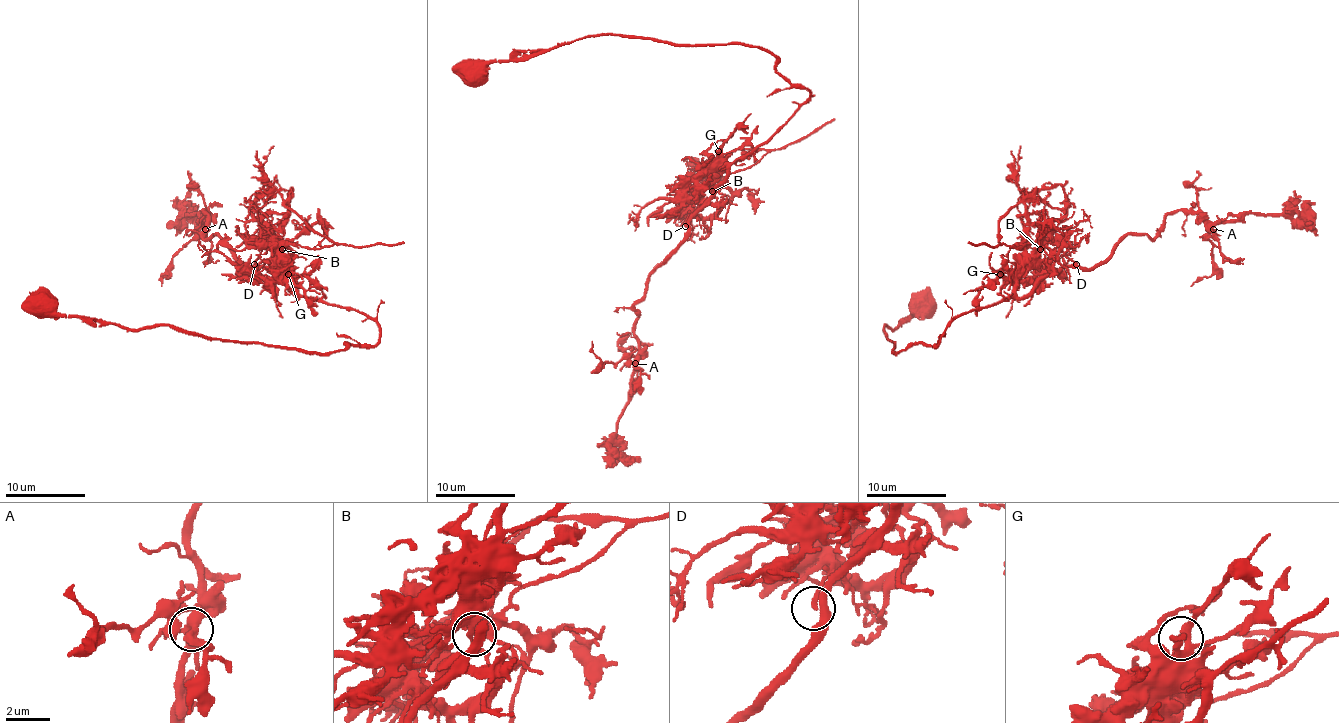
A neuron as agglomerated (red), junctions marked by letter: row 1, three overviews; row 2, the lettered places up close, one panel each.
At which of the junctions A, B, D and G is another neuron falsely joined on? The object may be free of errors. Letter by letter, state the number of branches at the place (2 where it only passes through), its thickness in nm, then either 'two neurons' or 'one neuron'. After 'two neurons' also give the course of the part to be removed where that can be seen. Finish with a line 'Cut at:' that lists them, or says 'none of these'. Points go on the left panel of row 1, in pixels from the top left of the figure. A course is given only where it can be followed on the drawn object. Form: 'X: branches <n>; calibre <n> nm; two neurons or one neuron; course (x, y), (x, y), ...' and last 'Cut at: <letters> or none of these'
A: branches 4; calibre 420 nm; one neuron
B: branches 4; calibre 240 nm; two neurons; course (282, 249), (286, 243), (336, 245), (286, 203), (284, 213), (260, 223), (252, 245), (216, 249)
D: branches 3; calibre 240 nm; one neuron
G: branches 4; calibre 260 nm; one neuron
Cut at: B

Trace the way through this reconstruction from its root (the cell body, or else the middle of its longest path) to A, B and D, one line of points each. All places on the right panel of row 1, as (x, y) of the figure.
A: (919, 300), (883, 328), (895, 354), (1066, 266), (1096, 268), (1171, 213), (1213, 229)
B: (919, 300), (897, 328), (883, 328), (895, 354), (935, 346), (958, 316), (1008, 298), (1018, 268), (1040, 249)
D: (919, 300), (897, 328), (883, 328), (895, 354), (915, 344), (935, 346), (958, 316), (1026, 296), (1076, 264)

